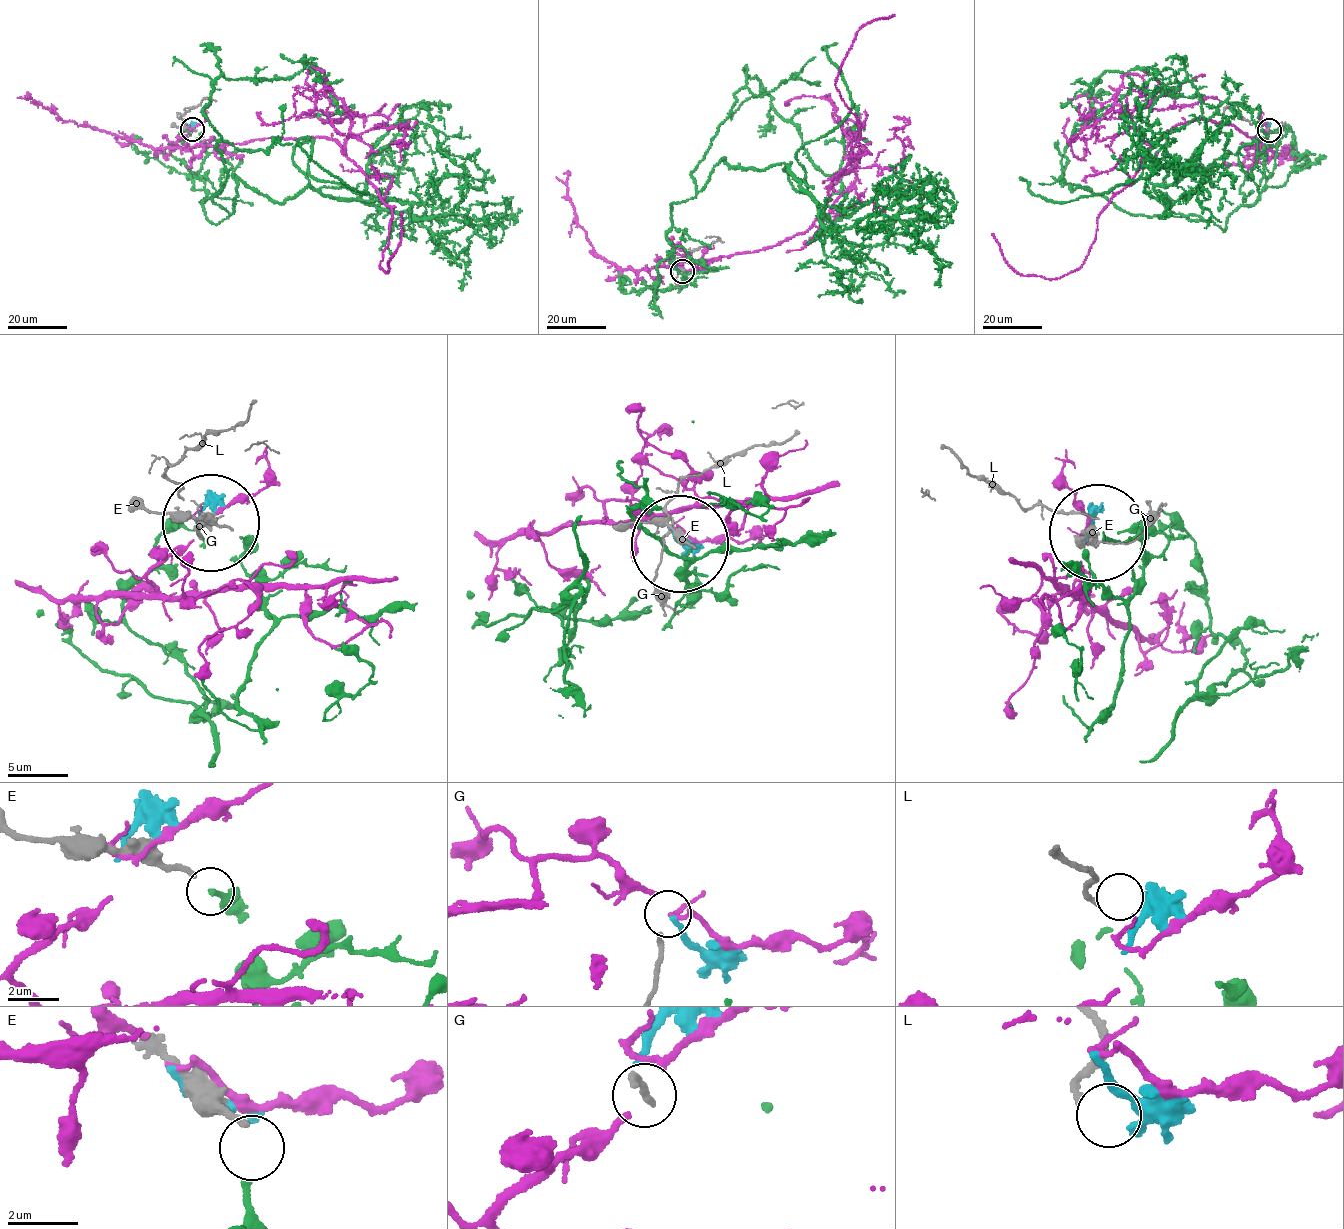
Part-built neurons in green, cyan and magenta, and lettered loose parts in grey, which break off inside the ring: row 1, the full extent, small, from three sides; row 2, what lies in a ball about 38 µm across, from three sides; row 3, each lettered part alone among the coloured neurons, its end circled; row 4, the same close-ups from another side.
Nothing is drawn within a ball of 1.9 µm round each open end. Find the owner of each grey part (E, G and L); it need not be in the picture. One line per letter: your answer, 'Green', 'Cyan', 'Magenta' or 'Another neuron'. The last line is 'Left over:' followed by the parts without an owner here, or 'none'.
E: Green
G: Magenta
L: Another neuron
Left over: L

